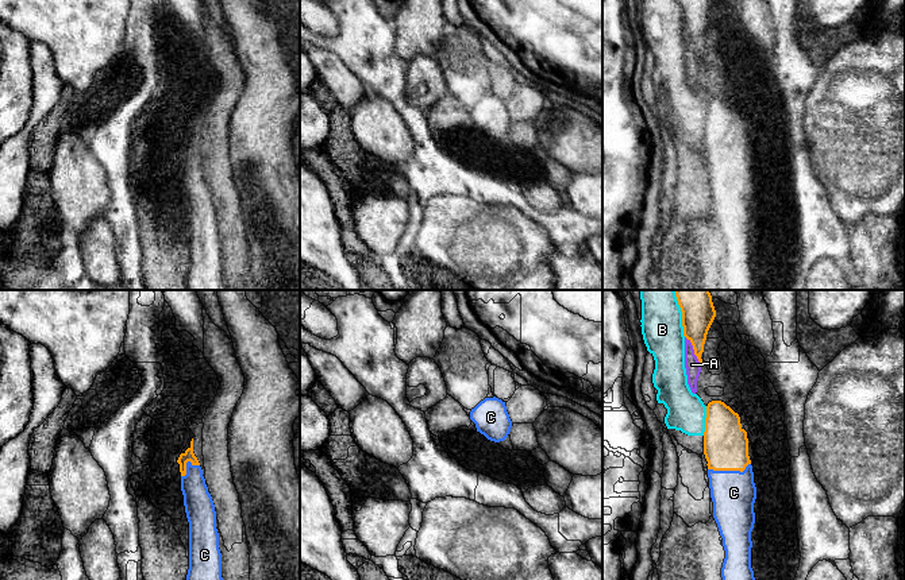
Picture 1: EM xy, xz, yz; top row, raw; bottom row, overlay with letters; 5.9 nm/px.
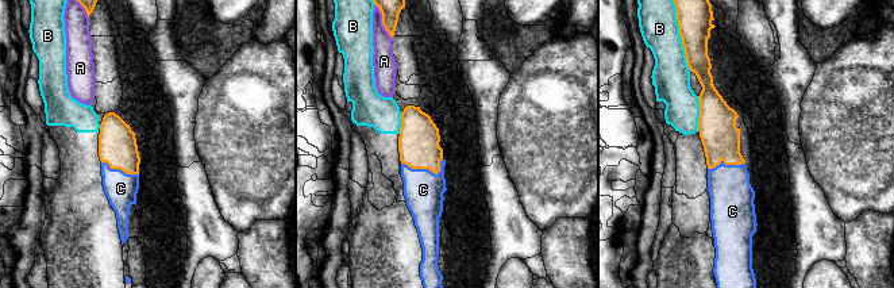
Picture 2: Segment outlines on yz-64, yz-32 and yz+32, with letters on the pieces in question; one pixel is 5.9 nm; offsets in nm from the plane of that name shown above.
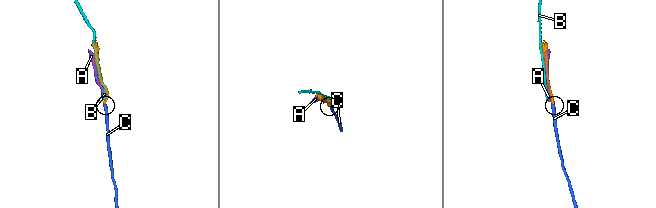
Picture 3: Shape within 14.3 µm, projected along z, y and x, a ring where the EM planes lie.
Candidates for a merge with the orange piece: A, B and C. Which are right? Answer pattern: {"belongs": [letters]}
{"belongs": ["C"]}

